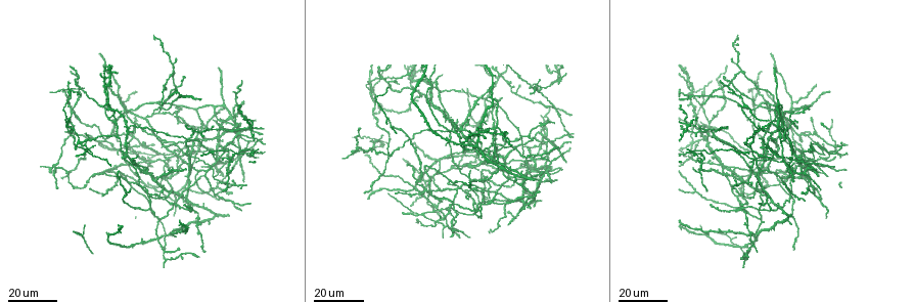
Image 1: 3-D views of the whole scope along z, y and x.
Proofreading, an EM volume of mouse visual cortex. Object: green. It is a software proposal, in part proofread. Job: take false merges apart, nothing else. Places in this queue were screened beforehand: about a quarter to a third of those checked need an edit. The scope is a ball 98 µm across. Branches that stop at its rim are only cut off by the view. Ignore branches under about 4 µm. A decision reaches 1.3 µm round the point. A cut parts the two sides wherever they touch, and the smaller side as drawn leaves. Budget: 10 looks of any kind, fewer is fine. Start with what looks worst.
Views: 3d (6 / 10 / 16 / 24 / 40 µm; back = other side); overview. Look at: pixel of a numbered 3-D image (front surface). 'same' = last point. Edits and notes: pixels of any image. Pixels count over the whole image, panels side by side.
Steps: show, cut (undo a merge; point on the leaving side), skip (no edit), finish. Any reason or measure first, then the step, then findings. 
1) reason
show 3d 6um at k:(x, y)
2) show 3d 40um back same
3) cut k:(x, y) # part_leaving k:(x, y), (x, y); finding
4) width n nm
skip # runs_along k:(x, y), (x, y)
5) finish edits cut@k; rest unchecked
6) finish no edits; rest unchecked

four or more arms meet
show 3d 24um at 1:(701, 89)

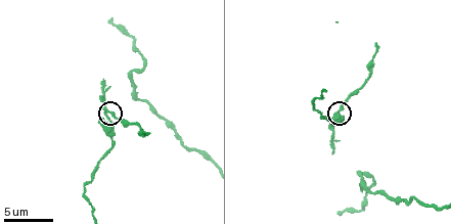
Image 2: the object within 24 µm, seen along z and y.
zoom in
show 3d 6um at 2:(105, 111)

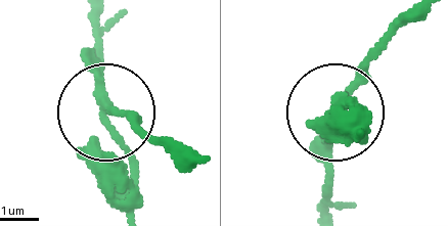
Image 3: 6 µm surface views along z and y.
arms 4
skip # one cell here

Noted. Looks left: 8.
four or more arms meet
show 3d 24um at 1:(158, 104)

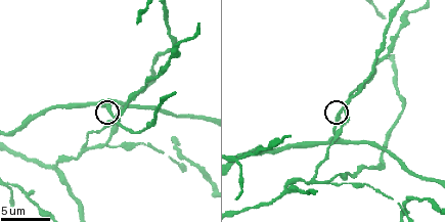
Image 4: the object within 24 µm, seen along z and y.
zoom in
show 3d 10um at 4:(341, 111)

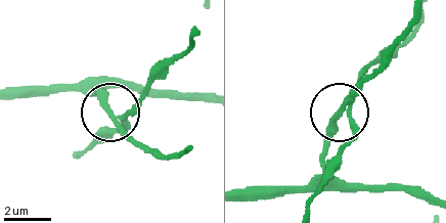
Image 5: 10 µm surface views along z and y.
show 3d 6um at 5:(338, 115)

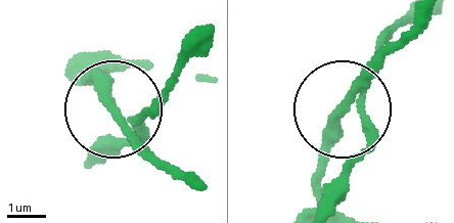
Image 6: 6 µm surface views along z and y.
arms 4
skip # one cell here

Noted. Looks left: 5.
four arms meet
show 3d 24um at 1:(469, 166)

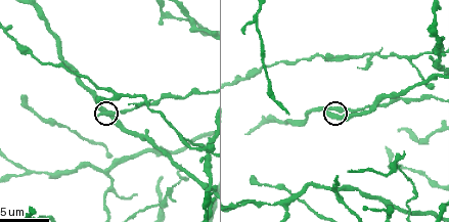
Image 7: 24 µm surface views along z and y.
show 3d 10um at 7:(337, 110)

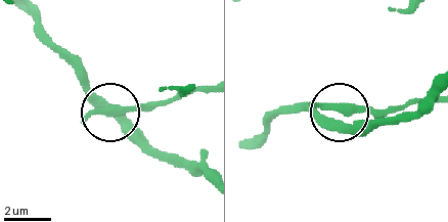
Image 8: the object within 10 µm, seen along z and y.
skip # all the same cell

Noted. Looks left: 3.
show 3d 16um at 1:(380, 79)

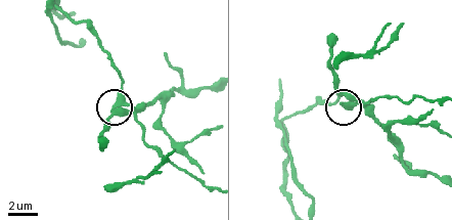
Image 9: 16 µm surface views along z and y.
show 3d 6um at 9:(121, 95)

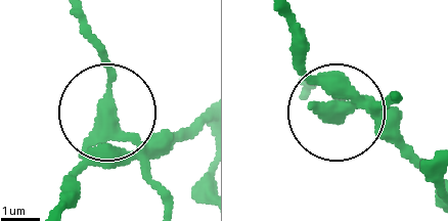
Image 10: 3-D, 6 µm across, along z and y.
skip # runs_along 10:(199, 115), (150, 144), (115, 118), (65, 206); continuous, no second cell

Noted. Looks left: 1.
arms part here
show 3d 10um at 4:(88, 150)

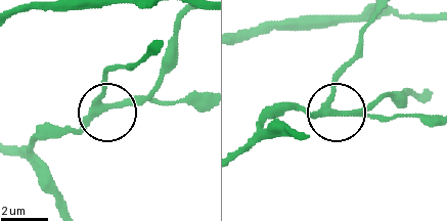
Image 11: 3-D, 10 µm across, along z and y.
arms 3
skip # one cell here

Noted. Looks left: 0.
finish no edits; rest unchecked

